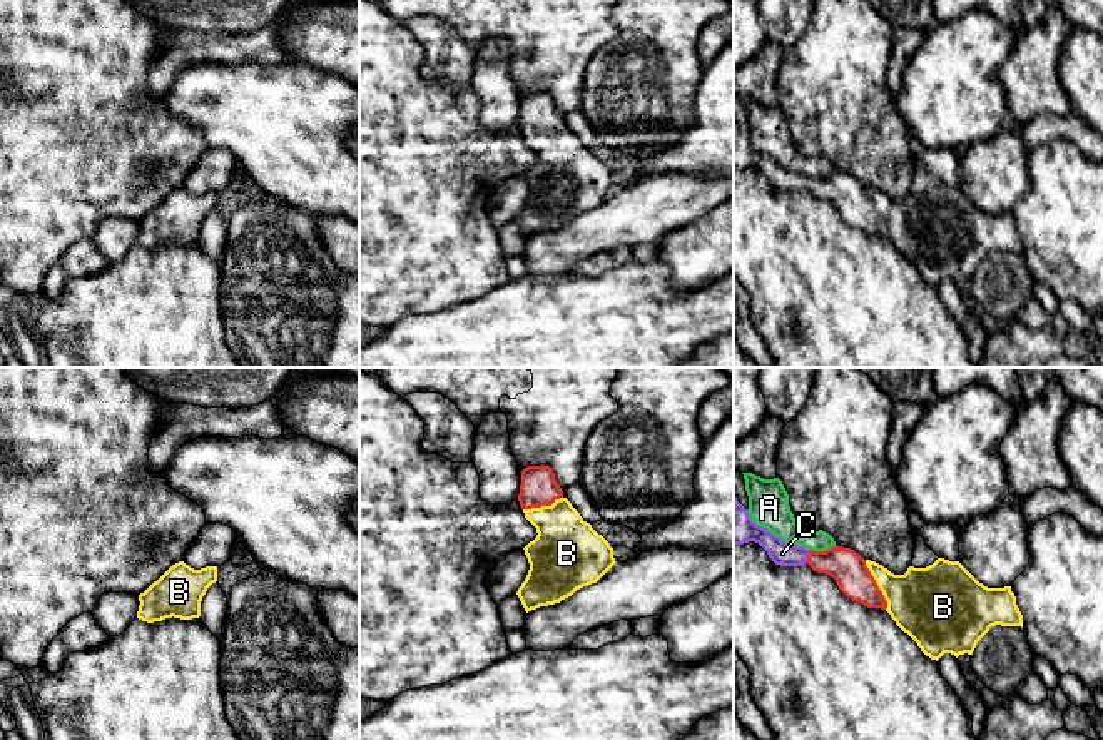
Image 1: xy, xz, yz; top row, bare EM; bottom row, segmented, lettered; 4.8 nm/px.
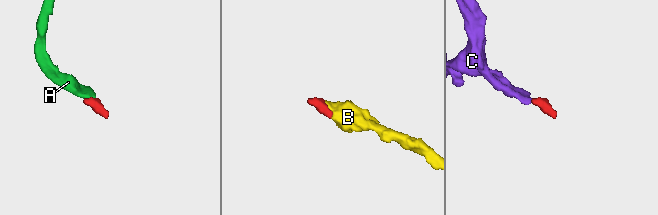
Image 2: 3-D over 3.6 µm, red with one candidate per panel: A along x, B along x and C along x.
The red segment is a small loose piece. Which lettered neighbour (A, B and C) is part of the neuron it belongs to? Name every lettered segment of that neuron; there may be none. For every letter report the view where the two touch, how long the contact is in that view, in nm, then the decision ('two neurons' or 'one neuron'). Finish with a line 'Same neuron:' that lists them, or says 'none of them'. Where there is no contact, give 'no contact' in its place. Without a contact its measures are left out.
A: contact in yz; length 140 nm; two neurons
B: contact in yz; length 260 nm; one neuron
C: contact in yz; length 70 nm; one neuron
Same neuron: B, C

